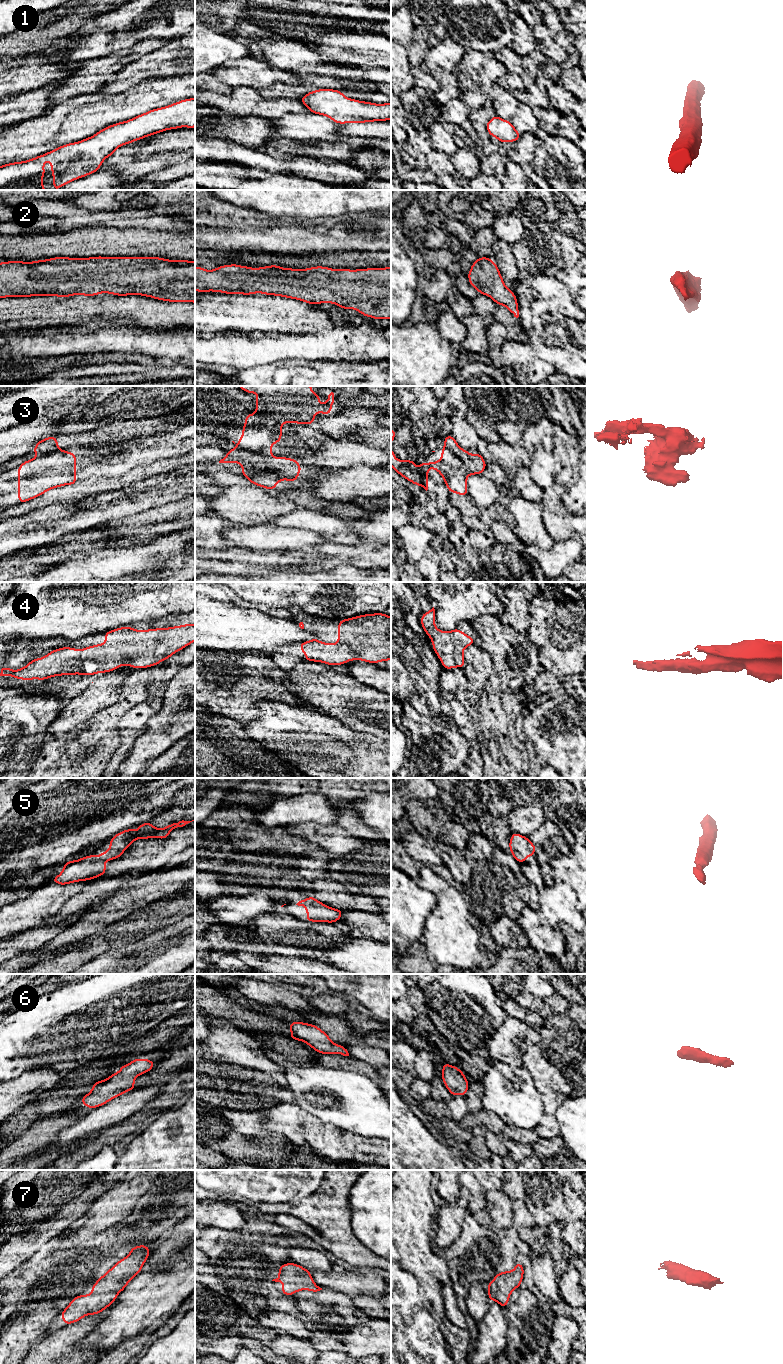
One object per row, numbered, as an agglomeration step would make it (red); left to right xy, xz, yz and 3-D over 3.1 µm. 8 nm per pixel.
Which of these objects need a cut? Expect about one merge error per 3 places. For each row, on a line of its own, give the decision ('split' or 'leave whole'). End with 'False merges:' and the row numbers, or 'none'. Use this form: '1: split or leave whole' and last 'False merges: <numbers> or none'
1: leave whole
2: leave whole
3: split
4: leave whole
5: leave whole
6: leave whole
7: leave whole
False merges: 3

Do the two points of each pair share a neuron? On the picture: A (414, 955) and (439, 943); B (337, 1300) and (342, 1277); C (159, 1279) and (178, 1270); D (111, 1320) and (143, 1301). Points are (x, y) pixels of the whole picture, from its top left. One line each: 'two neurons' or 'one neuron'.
A: two neurons
B: two neurons
C: one neuron
D: one neuron

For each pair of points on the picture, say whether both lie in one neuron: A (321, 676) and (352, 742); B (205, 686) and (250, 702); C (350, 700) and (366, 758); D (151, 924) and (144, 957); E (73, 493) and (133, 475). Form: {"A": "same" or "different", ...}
{"A": "different", "B": "same", "C": "different", "D": "different", "E": "same"}

